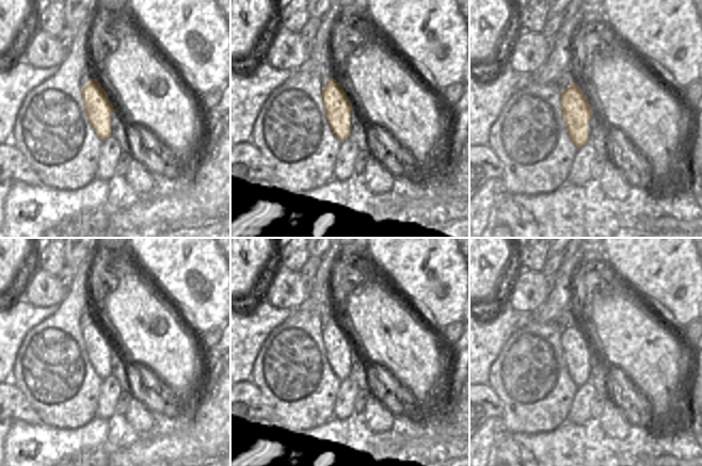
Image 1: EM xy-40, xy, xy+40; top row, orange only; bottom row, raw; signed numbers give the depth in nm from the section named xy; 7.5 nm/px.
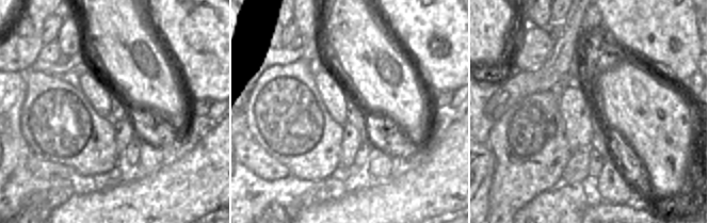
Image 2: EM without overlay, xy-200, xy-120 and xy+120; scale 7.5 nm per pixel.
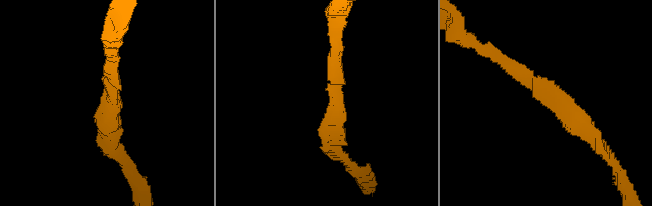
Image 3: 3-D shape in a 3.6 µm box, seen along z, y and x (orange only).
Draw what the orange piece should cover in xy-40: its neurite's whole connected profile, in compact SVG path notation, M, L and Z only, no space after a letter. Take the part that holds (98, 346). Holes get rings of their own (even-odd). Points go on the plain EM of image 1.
M92 318L83 325L81 334L85 342L87 357L98 376L102 380L110 376L111 354L115 349L106 330L97 319Z

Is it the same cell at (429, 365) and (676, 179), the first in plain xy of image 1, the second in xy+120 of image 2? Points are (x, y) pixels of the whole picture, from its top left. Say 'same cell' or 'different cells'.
same cell

